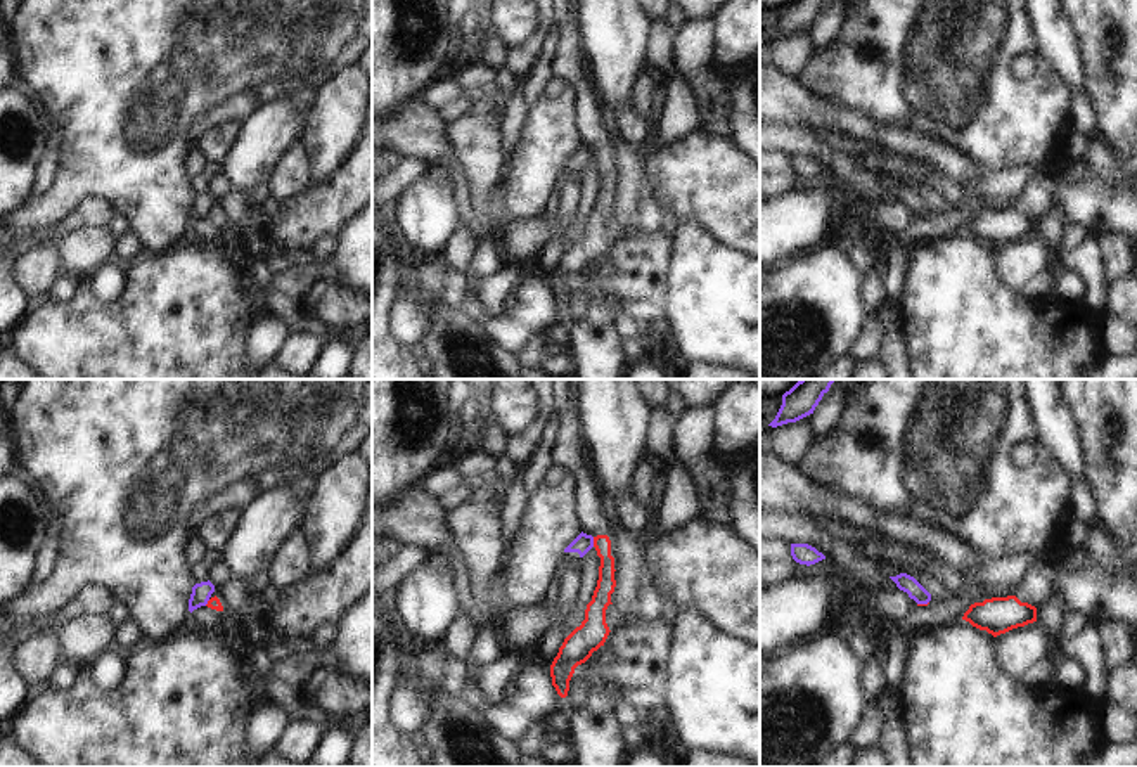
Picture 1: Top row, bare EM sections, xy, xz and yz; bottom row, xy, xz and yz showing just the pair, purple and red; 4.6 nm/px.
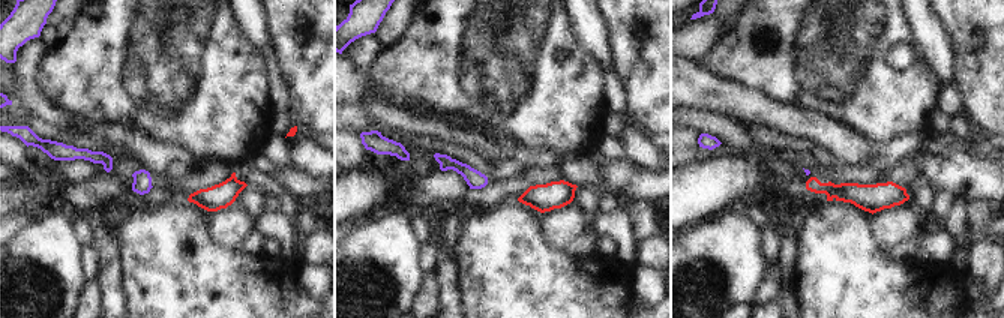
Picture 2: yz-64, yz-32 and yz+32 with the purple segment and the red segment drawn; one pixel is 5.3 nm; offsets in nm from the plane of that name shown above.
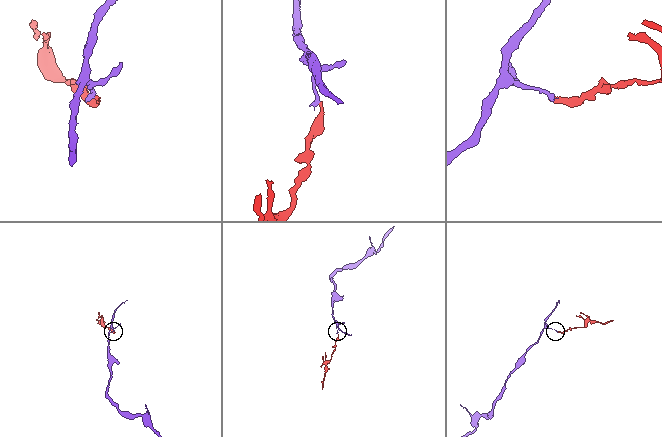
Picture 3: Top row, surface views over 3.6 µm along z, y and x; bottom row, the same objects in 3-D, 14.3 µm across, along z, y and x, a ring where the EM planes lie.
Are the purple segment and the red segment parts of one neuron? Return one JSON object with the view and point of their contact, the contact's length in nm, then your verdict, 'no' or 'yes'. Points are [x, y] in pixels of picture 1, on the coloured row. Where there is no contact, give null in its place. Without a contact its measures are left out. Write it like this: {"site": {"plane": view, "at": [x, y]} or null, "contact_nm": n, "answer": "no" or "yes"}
{"site": {"plane": "xz", "at": [592, 542]}, "contact_nm": 50, "answer": "no"}

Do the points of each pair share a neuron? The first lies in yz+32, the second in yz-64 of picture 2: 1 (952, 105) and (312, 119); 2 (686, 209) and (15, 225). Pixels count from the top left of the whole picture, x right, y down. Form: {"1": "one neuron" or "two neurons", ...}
{"1": "two neurons", "2": "two neurons"}

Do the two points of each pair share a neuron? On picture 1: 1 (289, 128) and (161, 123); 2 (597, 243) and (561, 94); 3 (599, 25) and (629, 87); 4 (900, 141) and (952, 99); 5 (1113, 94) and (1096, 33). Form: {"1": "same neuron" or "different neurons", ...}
{"1": "different neurons", "2": "different neurons", "3": "same neuron", "4": "different neurons", "5": "same neuron"}

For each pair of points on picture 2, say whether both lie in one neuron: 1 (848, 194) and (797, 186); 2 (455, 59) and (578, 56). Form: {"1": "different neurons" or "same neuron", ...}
{"1": "same neuron", "2": "same neuron"}

